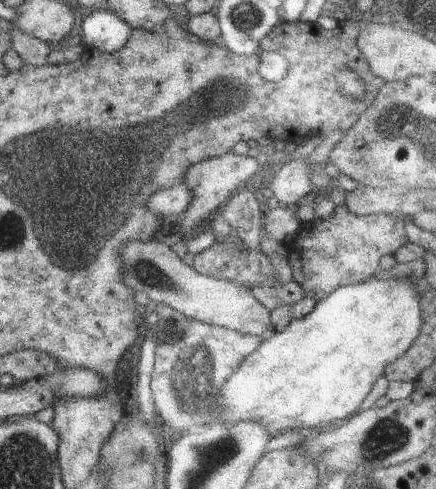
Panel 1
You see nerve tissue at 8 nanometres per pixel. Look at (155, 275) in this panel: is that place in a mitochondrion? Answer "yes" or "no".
yes

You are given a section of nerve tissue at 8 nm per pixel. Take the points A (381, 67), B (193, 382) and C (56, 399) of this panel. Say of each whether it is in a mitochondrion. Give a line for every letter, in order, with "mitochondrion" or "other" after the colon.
A: other
B: mitochondrion
C: other

